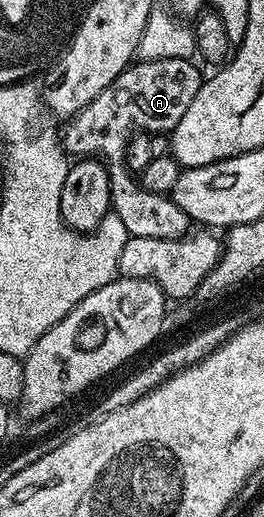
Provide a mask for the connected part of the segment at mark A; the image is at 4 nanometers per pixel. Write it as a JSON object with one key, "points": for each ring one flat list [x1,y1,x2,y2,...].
{"points":[[163,58,161,60,142,60,129,65,95,102,83,106,83,110,76,112,74,116,68,117,69,124,60,133,59,139,65,151,73,158,100,158,105,167,109,170,109,194,111,197,112,211,119,218,123,218,123,226,127,226,130,236,139,238,167,238,177,240,181,236,188,236,191,232,191,221,179,206,168,195,160,196,154,192,148,192,140,182,135,179,134,173,129,171,125,164,125,155,129,140,134,132,147,133,172,133,175,126,179,126,179,118,183,118,183,113,187,111,187,106,191,106,195,94,199,94,203,83,203,75,196,68,192,59,180,60,177,58]]}

